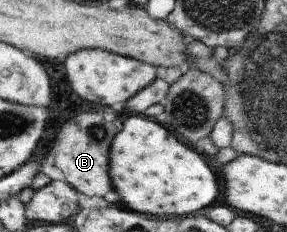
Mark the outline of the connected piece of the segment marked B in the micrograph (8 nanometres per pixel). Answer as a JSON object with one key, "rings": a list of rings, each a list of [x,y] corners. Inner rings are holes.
{"rings":[[[86,111],[76,115],[74,119],[66,120],[60,131],[57,133],[52,150],[54,151],[53,165],[60,169],[63,173],[66,181],[90,197],[94,195],[100,197],[106,197],[108,191],[115,189],[114,182],[111,178],[110,167],[111,167],[111,147],[116,134],[120,130],[120,124],[113,118],[106,114],[97,113],[96,111]]]}

